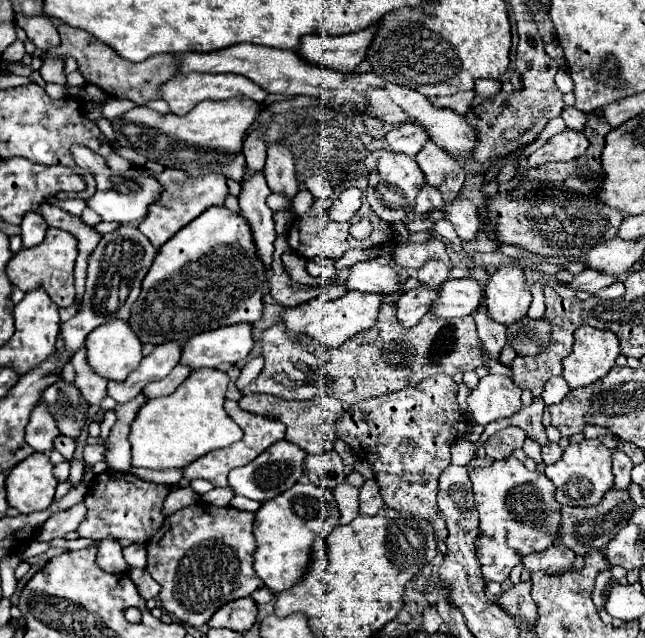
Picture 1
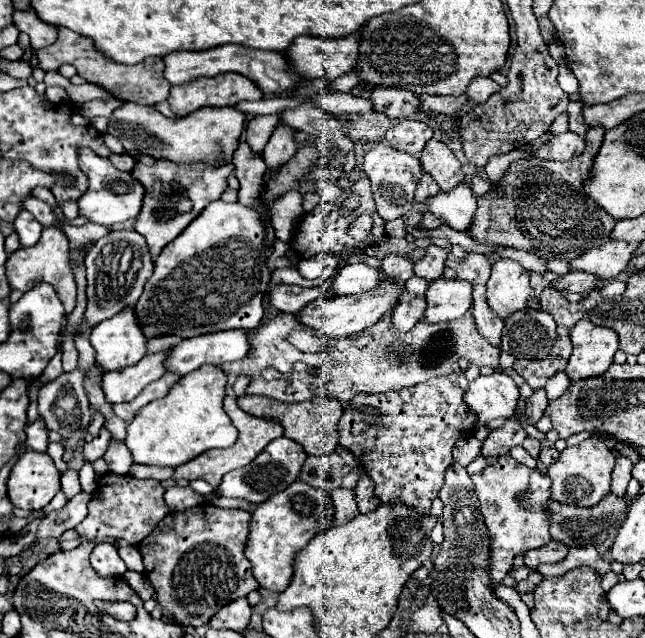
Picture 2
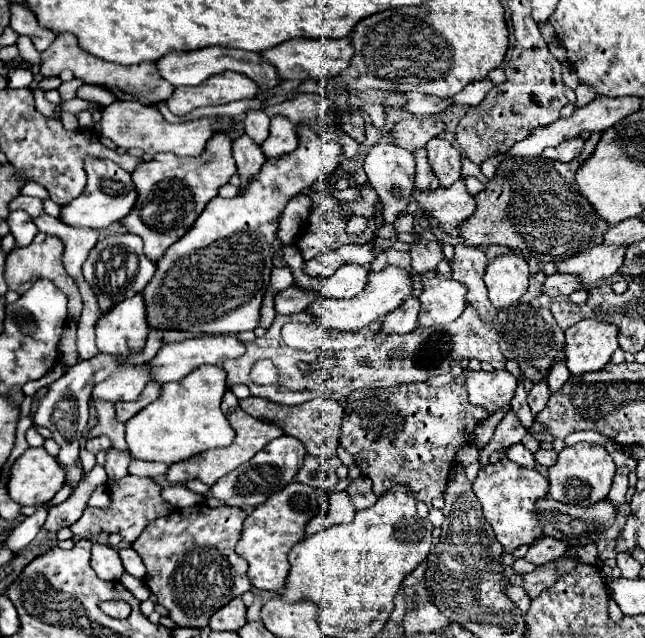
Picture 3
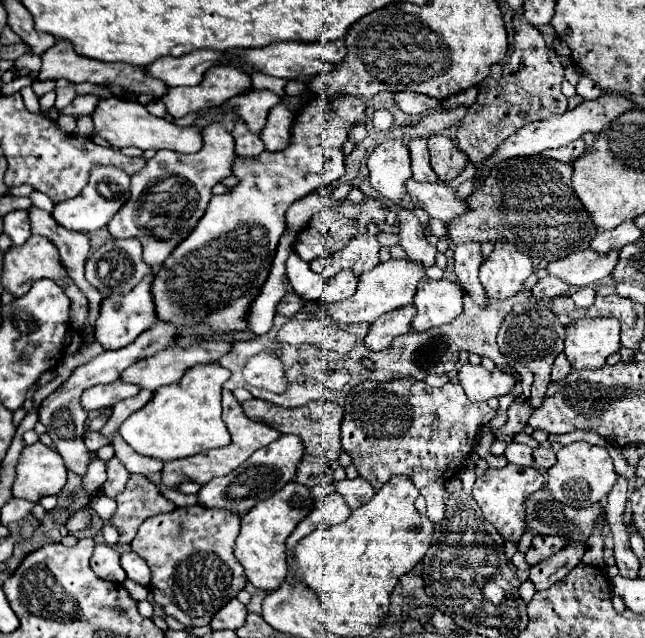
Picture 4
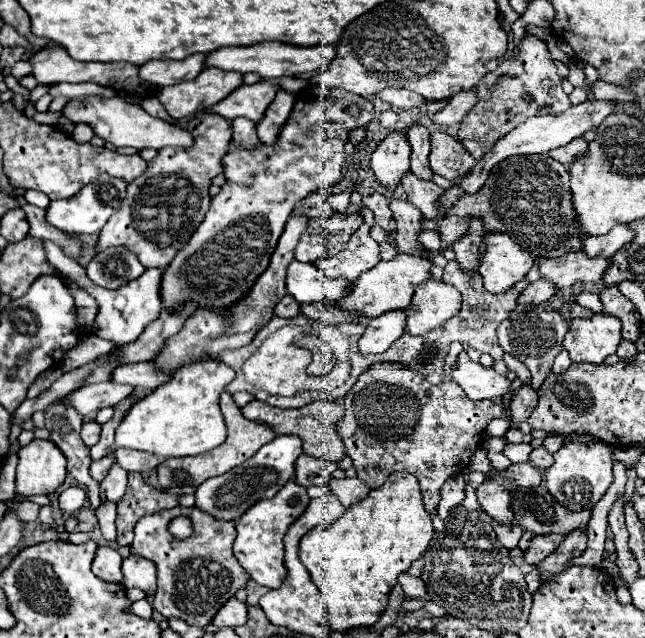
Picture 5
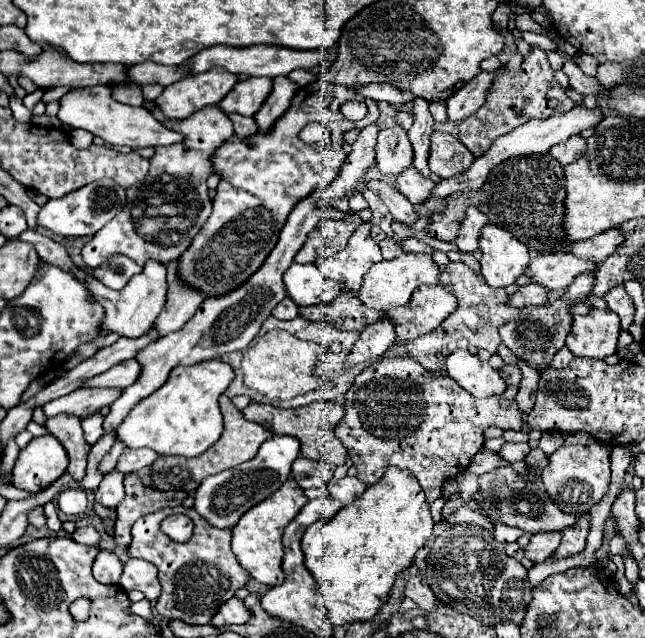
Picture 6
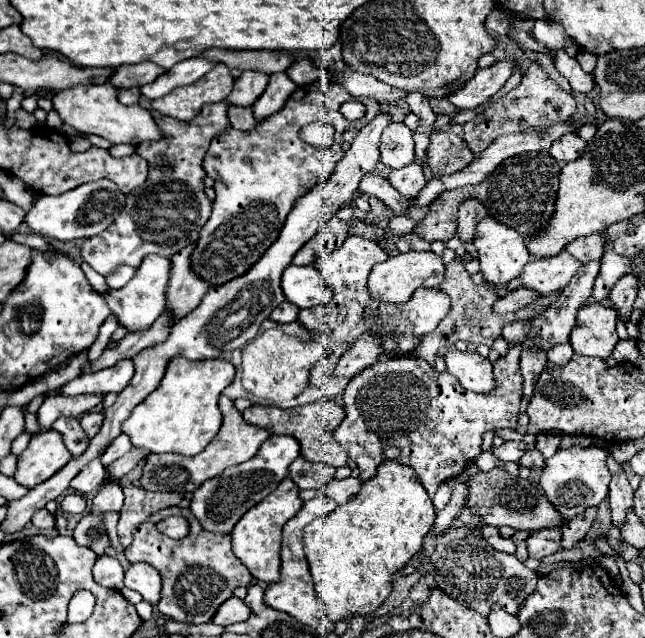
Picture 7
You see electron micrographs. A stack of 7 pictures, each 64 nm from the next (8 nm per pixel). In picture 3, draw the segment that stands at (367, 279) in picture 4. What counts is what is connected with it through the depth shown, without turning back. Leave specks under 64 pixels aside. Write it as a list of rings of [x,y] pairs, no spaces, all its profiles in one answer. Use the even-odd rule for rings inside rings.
[[[386,266],[380,272],[370,272],[368,276],[368,284],[366,288],[350,298],[350,300],[332,300],[332,298],[318,298],[310,308],[316,316],[316,320],[332,330],[358,330],[362,326],[368,326],[370,322],[386,316],[388,312],[396,310],[408,296],[412,296],[414,292],[414,282],[412,282],[412,274],[406,268],[400,266]]]

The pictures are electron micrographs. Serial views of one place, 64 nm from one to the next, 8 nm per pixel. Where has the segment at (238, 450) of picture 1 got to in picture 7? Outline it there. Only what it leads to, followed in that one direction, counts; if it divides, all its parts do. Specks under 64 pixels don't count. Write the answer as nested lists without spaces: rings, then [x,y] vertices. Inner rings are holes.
[[[220,396],[218,406],[220,406],[220,412],[224,416],[224,422],[222,422],[220,432],[212,438],[212,442],[204,448],[204,452],[200,452],[192,458],[182,456],[182,454],[148,454],[148,458],[144,460],[140,486],[144,486],[150,492],[158,492],[158,490],[160,492],[188,492],[188,490],[200,486],[204,480],[218,476],[226,468],[250,460],[258,452],[260,444],[270,436],[270,432],[264,430],[264,428],[246,424],[242,414],[234,408],[230,398]]]

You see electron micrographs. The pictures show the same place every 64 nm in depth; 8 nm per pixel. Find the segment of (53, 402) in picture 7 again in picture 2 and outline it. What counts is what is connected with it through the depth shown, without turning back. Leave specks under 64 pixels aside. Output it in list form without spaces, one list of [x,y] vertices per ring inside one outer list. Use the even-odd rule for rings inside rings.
[[[164,352],[144,356],[132,368],[124,368],[124,372],[106,372],[102,378],[102,392],[108,402],[132,402],[144,386],[162,378],[166,368],[162,366]]]

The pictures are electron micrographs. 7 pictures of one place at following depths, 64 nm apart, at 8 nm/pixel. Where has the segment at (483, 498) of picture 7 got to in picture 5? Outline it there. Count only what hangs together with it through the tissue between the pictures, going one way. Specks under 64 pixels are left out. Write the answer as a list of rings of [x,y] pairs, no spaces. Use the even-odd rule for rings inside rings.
[[[544,484],[528,492],[516,492],[512,496],[512,514],[516,516],[514,524],[534,534],[568,534],[576,528],[586,528],[590,518],[590,510],[570,512],[560,506]]]

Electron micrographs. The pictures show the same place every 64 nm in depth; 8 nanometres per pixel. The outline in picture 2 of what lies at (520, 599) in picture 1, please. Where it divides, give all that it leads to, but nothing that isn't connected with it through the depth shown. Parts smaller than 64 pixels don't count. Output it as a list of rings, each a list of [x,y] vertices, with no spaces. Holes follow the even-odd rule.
[[[532,570],[526,580],[522,580],[522,582],[516,584],[516,588],[520,590],[520,596],[522,596],[522,600],[526,602],[528,608],[534,606],[534,588],[536,588],[536,584],[538,584],[540,580],[544,580],[544,578],[546,578],[544,574],[540,574],[538,570]]]

